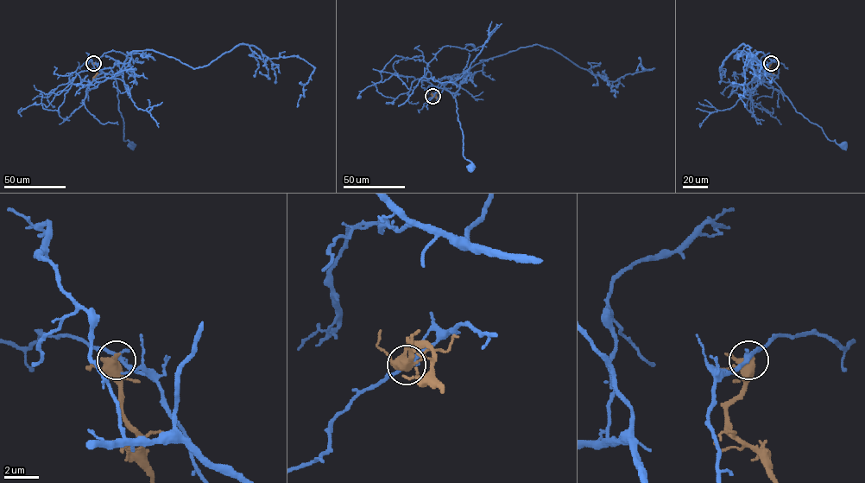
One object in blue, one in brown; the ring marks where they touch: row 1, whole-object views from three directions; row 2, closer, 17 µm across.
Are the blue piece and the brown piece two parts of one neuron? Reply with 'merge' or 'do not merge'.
do not merge

